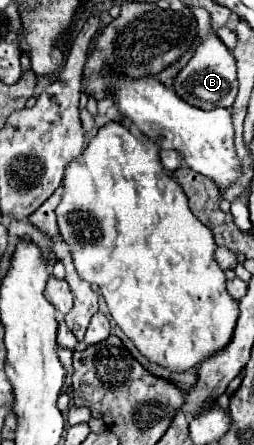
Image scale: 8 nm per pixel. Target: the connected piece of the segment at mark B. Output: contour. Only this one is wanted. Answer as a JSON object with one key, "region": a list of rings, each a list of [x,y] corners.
{"region":[[[199,30],[199,36],[201,36],[201,44],[197,44],[189,64],[185,64],[185,68],[181,68],[181,72],[175,76],[173,90],[189,104],[195,104],[205,110],[213,110],[217,106],[231,108],[237,96],[235,58],[213,30]]]}

